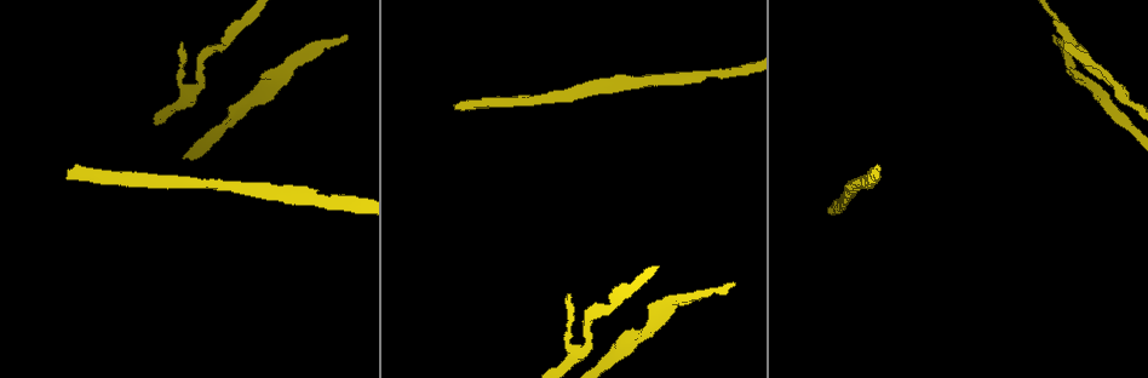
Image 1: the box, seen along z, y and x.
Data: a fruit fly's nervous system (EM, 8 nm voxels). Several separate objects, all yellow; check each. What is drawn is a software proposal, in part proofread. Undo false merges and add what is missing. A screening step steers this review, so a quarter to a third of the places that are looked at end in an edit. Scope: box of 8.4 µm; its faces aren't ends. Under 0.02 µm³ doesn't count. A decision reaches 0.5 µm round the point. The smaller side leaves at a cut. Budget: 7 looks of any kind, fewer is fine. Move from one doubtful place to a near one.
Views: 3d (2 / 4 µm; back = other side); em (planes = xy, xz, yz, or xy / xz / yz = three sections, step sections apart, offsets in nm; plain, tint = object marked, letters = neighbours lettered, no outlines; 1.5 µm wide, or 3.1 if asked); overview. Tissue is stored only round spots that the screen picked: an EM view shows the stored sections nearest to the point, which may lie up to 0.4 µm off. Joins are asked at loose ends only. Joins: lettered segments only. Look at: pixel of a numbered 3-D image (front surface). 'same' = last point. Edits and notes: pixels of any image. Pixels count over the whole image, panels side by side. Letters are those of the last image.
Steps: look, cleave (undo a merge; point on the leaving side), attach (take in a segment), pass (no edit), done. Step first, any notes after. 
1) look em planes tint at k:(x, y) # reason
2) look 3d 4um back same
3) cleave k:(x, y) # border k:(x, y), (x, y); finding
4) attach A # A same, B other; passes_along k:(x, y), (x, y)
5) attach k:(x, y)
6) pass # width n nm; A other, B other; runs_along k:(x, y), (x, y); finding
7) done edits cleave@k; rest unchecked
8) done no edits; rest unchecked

look 3d 4um at 1:(67, 180) # long arm stops here

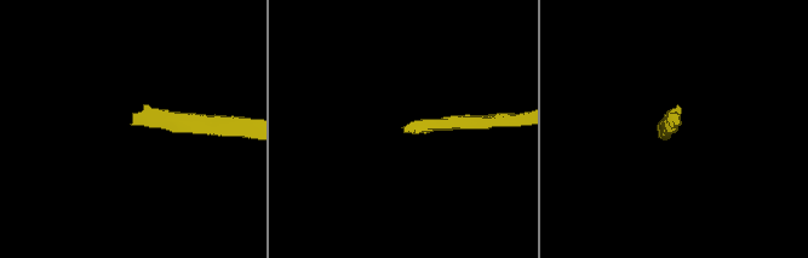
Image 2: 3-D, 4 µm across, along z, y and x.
look em planes letters at 2:(406, 127)

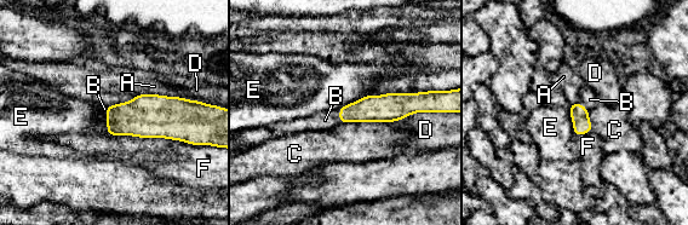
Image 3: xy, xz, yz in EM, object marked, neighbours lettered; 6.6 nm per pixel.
attach B # longest_contact F 550 nm; A other, B same, C other, D other, E other, F other; passes_along 3:(371, 108), (339, 116), (325, 120); it goes on there

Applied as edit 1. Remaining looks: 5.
look overview # redraw

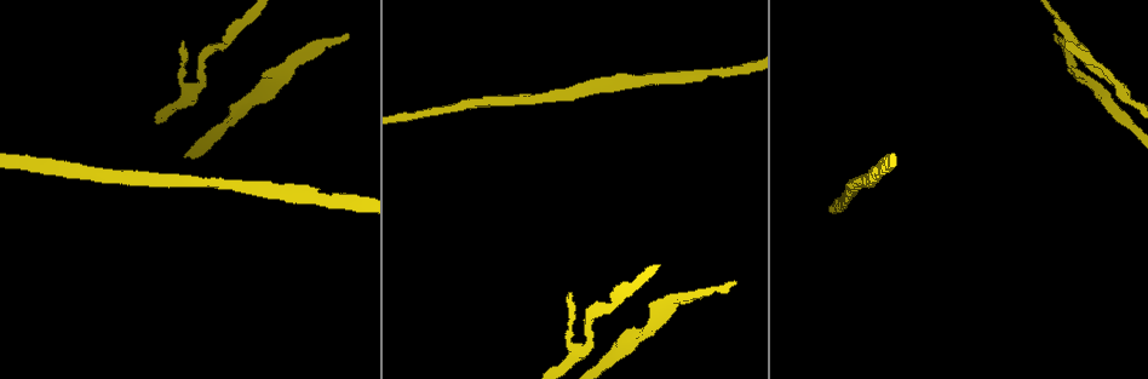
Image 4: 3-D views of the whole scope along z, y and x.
look 3d 4um at 4:(184, 43) # tapers out

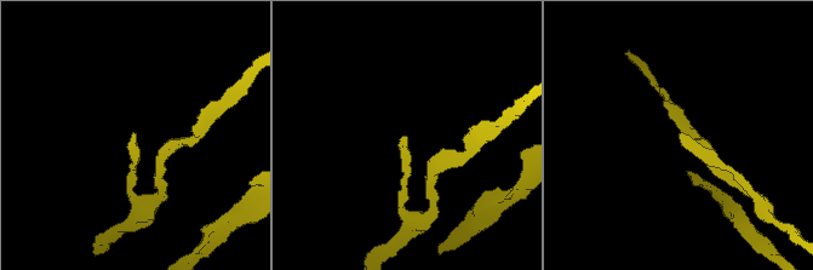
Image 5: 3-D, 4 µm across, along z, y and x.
look em planes plain at 5:(682, 139)

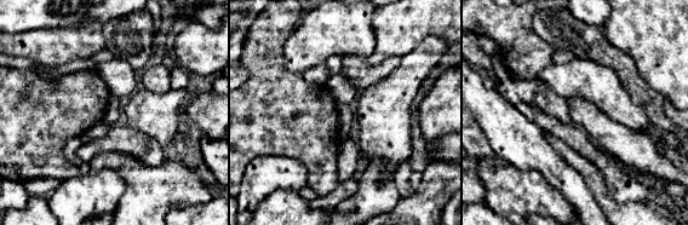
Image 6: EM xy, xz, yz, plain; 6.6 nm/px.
look em planes letters same

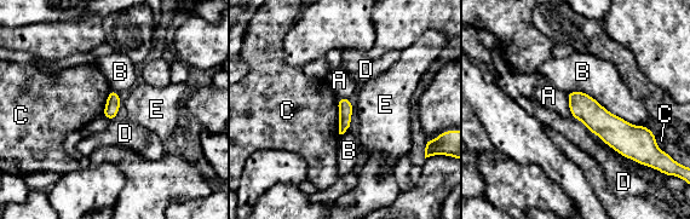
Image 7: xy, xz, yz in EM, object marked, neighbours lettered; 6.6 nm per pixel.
pass # width 100 nm; A other, B other, C other, D other, E other; border 7:(337, 98), (339, 134); none of them fits

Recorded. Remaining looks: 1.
done edits attach@3; rest unchecked

